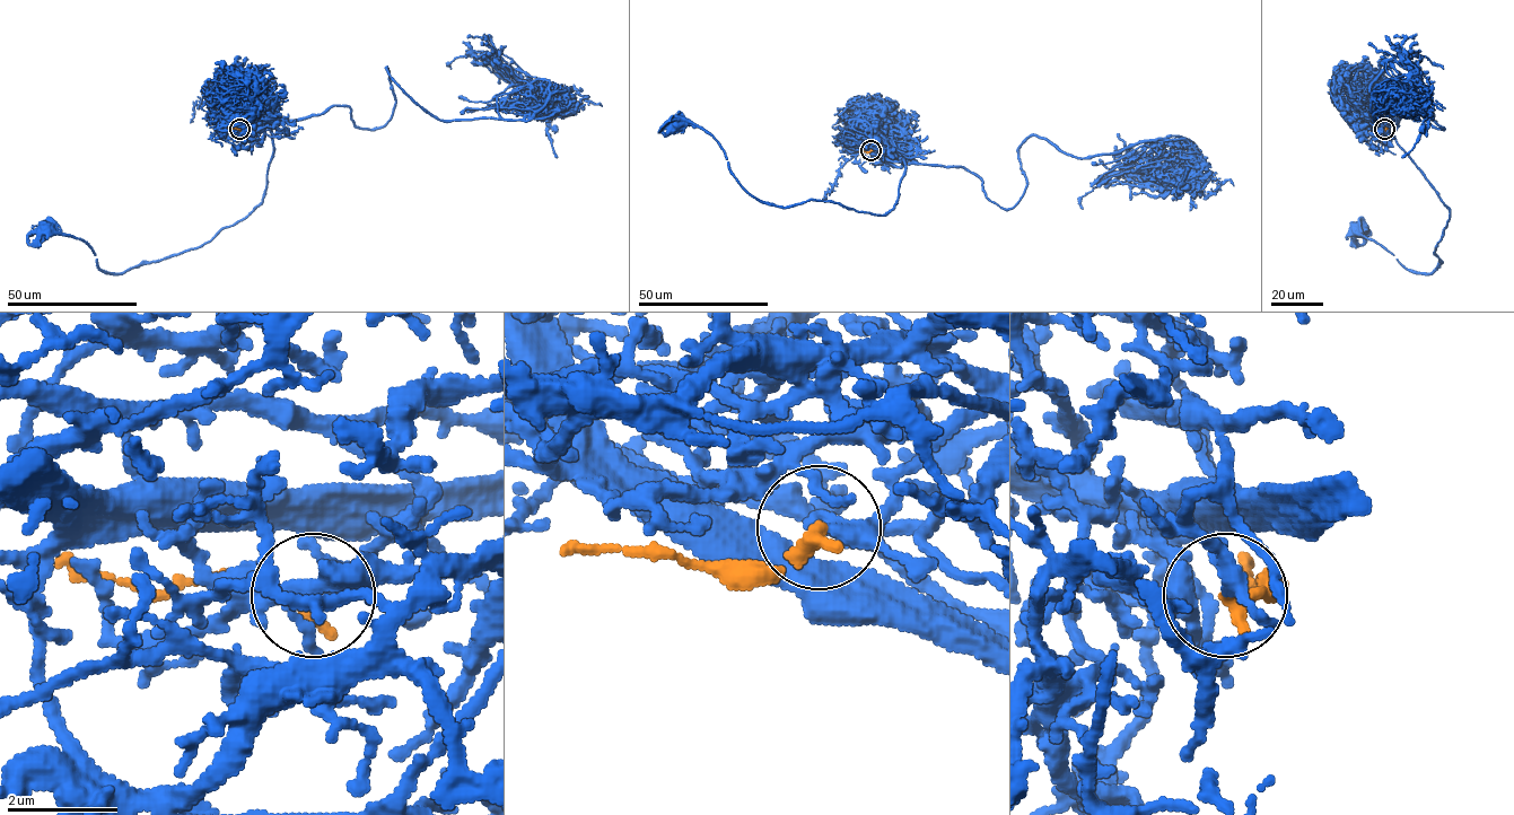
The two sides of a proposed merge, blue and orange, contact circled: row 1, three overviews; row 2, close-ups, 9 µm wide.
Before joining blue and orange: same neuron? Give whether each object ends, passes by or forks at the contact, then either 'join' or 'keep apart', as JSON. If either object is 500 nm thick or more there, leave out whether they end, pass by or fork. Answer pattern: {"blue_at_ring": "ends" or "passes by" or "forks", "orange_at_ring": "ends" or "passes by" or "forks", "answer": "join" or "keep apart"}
{"blue_at_ring": "passes by", "orange_at_ring": "ends", "answer": "join"}

